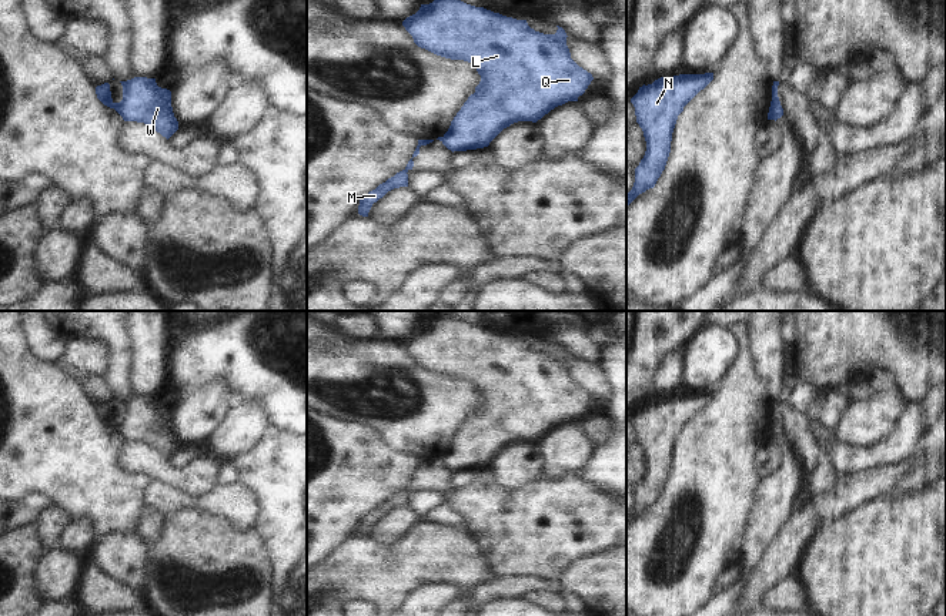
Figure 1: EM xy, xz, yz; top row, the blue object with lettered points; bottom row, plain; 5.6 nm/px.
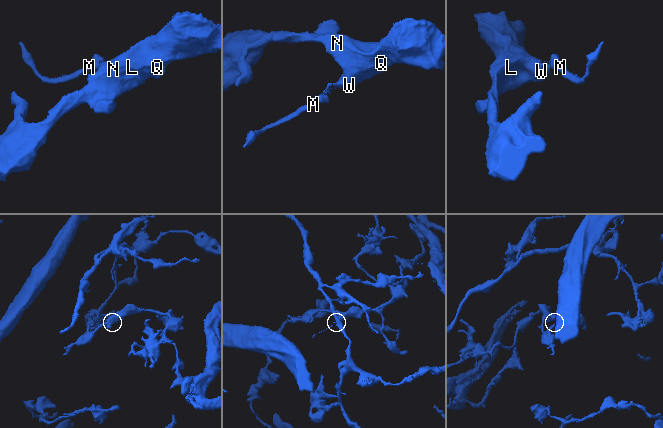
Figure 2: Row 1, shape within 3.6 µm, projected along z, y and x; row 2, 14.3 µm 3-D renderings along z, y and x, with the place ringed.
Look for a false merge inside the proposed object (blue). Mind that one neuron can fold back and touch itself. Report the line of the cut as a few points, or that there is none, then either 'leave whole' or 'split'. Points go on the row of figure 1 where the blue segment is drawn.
cut in xy along (121, 101), (114, 109); split

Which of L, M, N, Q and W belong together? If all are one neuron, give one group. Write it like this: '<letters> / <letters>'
L N Q W / M

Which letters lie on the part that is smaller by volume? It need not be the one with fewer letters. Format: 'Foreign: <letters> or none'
Foreign: M

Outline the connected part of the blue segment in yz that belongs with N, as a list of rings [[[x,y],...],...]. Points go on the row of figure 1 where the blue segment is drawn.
[[[713,73],[661,77],[639,87],[631,98],[636,123],[644,131],[646,151],[635,168],[635,183],[626,192],[626,207],[642,192],[653,188],[665,170],[672,133],[683,107],[711,81]]]

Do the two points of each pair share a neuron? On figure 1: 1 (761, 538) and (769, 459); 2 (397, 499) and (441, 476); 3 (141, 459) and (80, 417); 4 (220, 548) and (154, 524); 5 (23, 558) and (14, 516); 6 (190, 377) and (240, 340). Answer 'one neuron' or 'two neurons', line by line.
1: two neurons
2: one neuron
3: two neurons
4: two neurons
5: two neurons
6: one neuron

